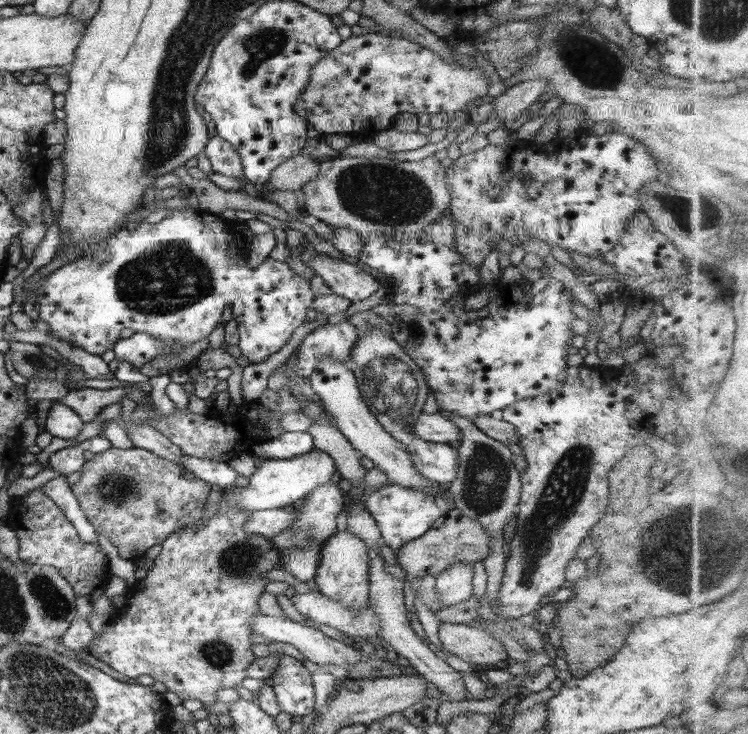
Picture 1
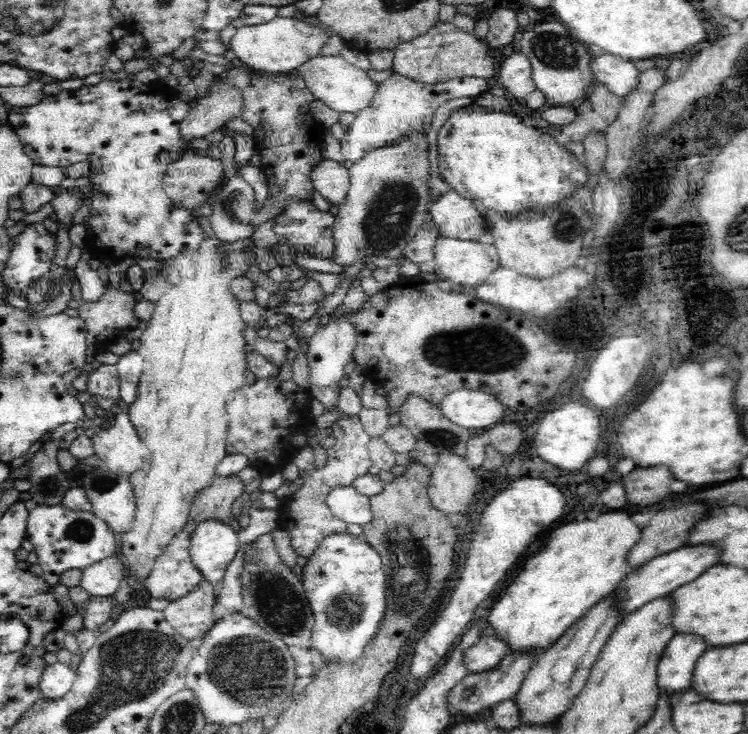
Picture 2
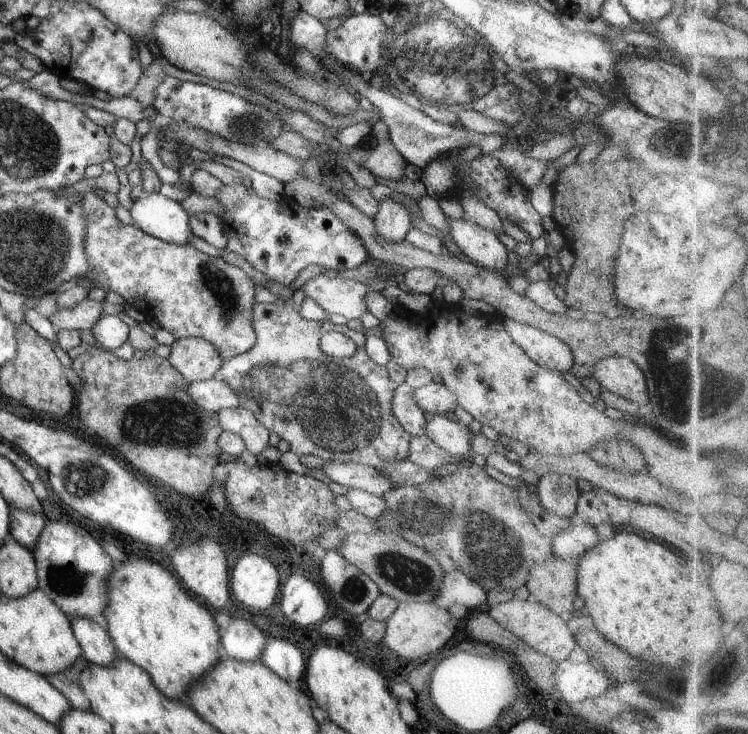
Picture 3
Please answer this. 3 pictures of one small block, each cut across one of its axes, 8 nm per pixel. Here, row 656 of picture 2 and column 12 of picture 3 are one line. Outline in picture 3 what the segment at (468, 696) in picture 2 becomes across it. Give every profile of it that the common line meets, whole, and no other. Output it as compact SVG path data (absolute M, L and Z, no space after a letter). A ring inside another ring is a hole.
M9 505L9 507L9 525L12 538L33 552L36 539L44 528L46 517L14 505Z

